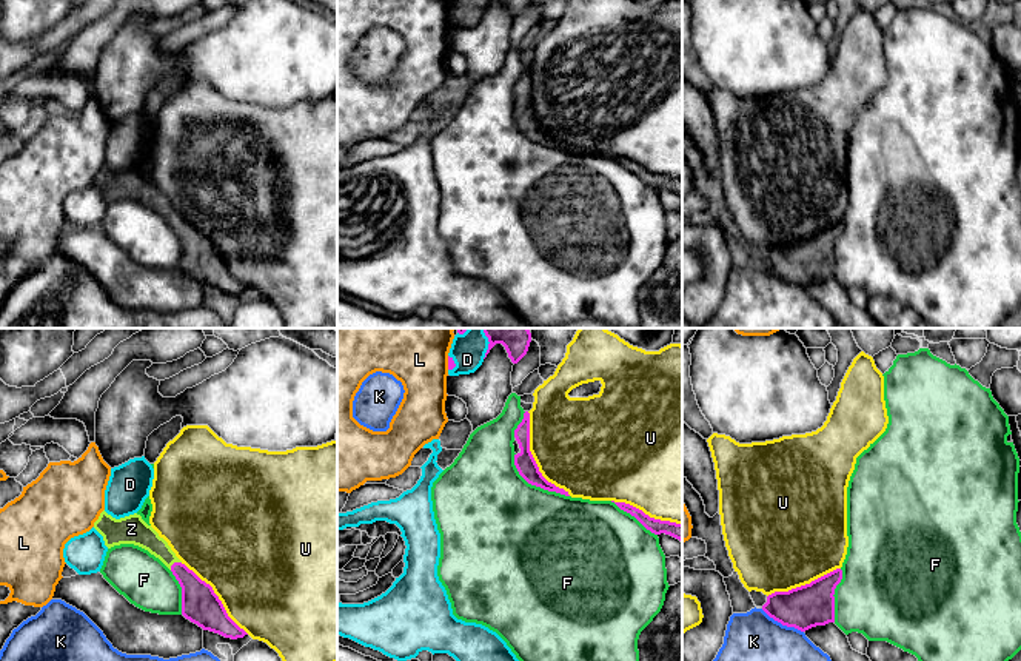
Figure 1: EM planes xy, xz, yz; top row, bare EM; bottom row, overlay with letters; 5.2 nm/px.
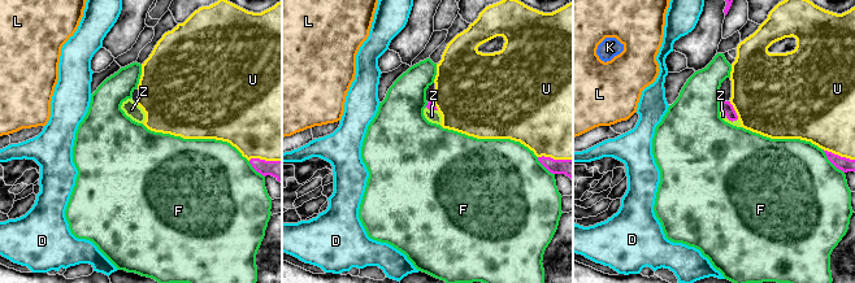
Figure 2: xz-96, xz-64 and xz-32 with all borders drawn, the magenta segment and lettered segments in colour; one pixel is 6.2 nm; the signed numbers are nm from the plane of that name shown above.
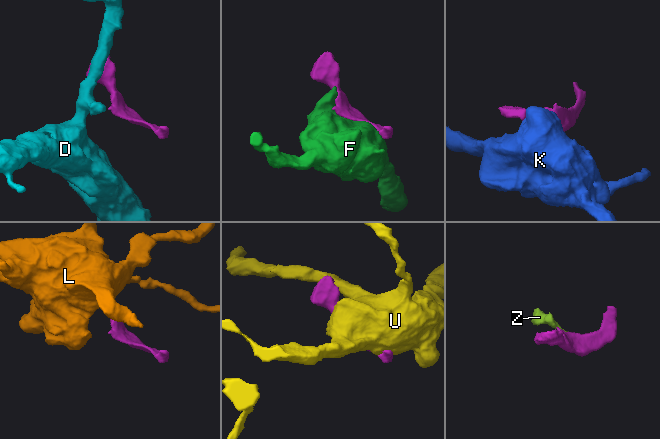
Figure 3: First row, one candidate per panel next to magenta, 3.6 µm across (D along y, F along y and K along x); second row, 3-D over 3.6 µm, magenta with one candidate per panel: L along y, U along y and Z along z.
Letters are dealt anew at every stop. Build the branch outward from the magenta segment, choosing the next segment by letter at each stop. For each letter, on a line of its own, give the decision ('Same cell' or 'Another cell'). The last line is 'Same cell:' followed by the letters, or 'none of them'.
D: Another cell
F: Another cell
K: Another cell
L: Another cell
U: Another cell
Z: Same cell
Same cell: Z

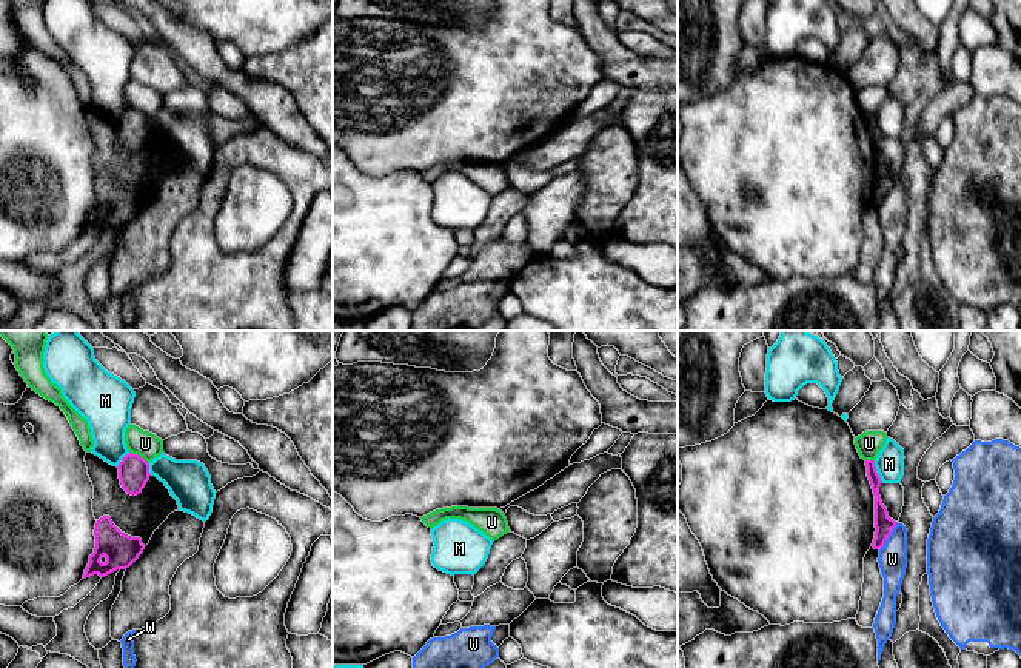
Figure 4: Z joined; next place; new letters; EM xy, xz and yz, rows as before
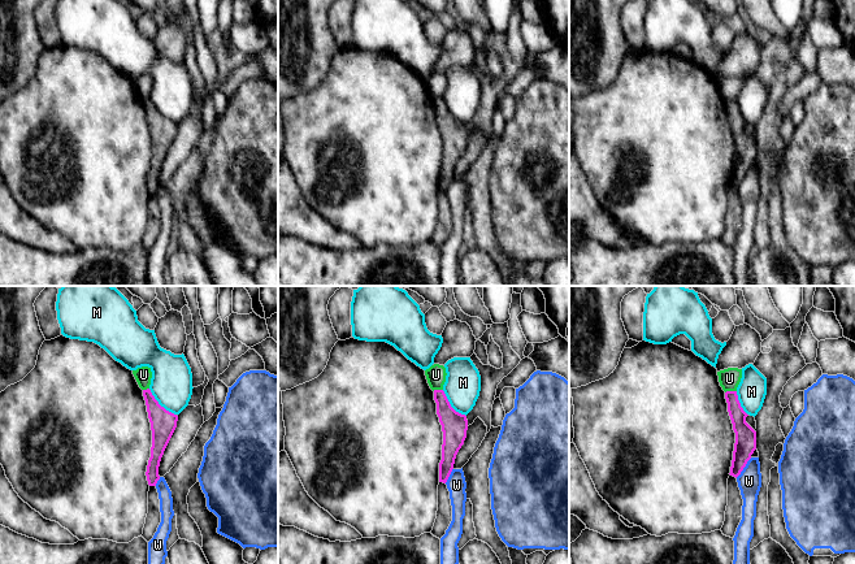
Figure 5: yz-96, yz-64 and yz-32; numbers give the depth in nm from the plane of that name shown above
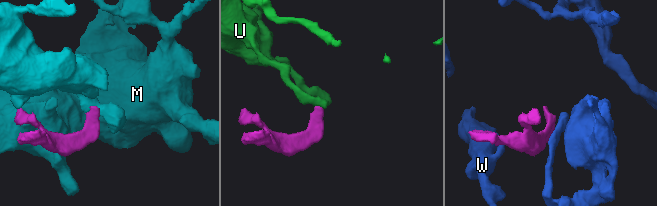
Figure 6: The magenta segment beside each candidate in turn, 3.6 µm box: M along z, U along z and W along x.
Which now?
M: Another cell
U: Another cell
W: Another cell
Same cell: none of them

